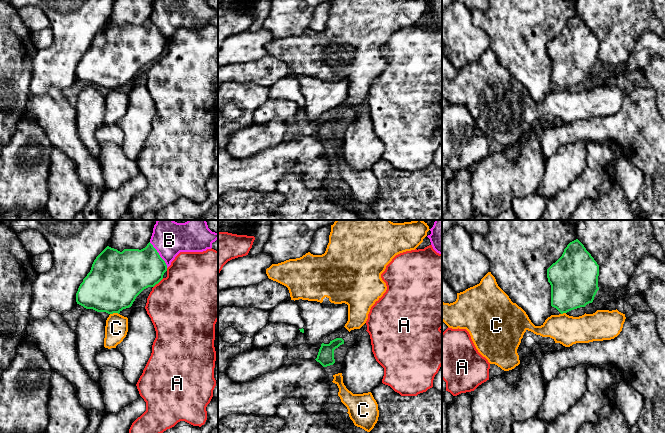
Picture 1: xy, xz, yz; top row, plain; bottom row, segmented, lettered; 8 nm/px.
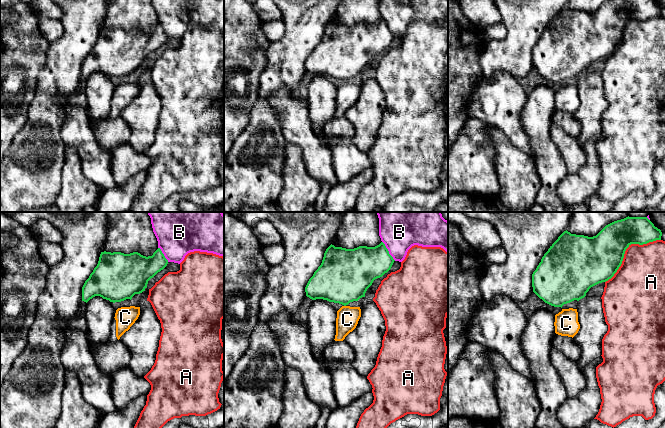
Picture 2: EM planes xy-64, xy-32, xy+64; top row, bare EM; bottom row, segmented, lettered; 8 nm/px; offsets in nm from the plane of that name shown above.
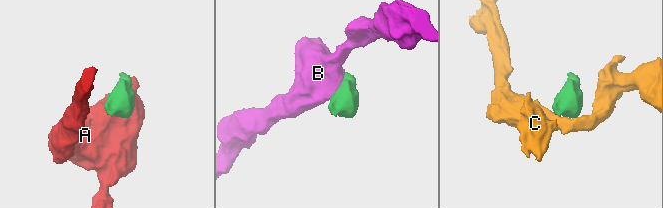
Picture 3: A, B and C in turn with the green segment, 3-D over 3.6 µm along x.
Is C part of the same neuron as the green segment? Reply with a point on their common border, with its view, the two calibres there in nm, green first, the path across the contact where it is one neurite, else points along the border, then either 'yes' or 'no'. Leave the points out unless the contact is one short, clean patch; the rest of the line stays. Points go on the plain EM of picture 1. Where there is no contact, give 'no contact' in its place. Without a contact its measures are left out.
xy (114, 88) | 420/180 nm | no

